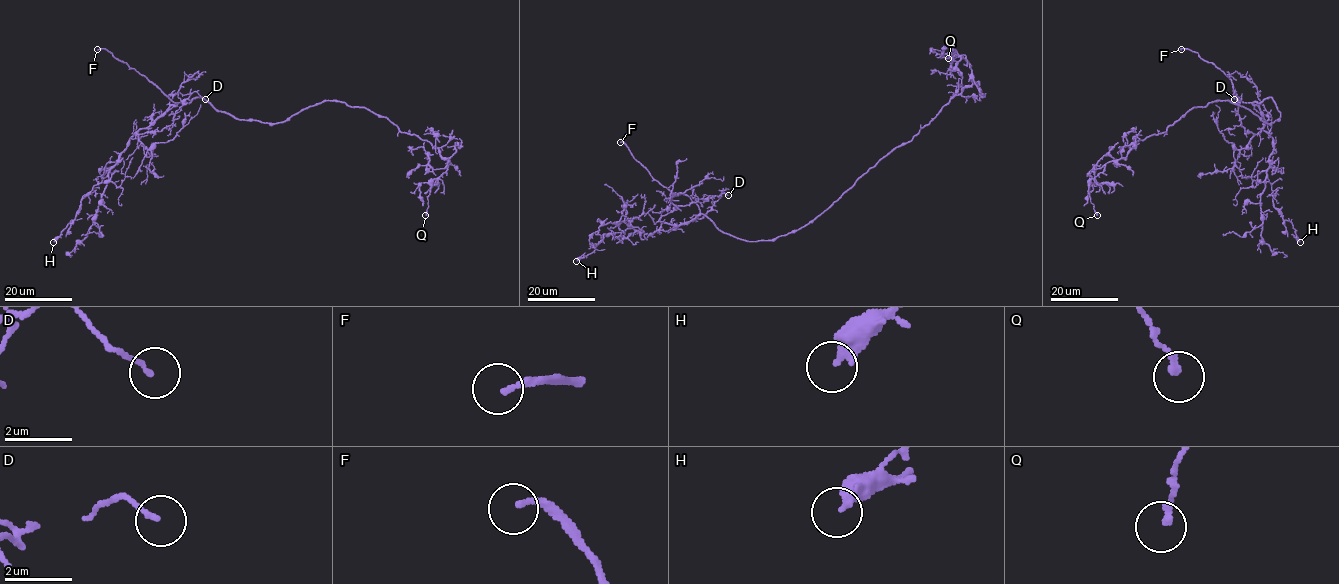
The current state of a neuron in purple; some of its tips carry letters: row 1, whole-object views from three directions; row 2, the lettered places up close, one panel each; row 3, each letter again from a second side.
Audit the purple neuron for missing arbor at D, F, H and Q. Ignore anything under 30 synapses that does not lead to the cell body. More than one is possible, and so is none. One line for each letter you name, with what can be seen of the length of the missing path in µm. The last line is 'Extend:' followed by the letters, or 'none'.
F: about 10 µm are missing
Extend: F

